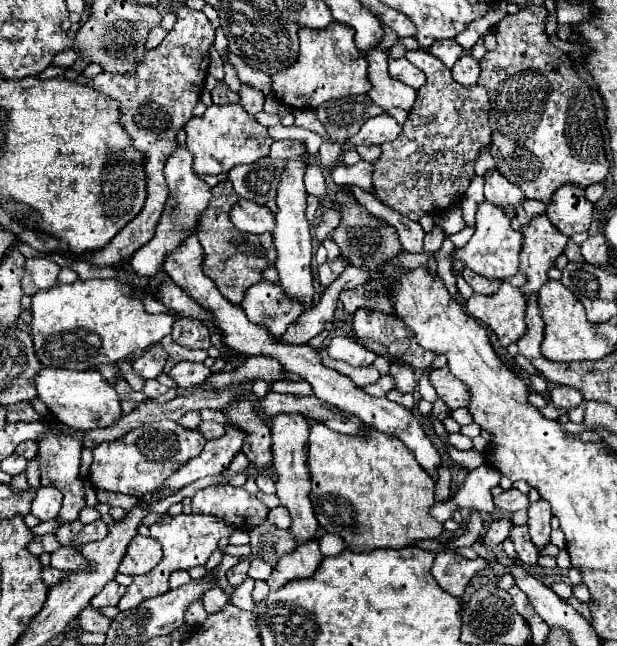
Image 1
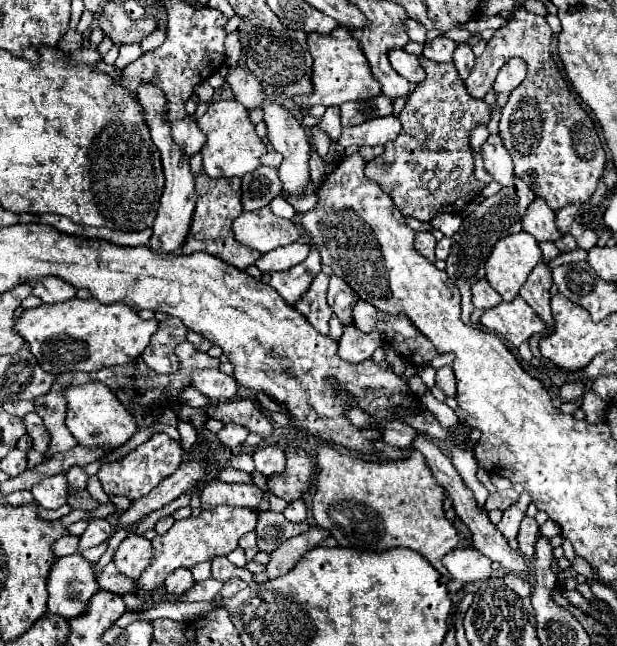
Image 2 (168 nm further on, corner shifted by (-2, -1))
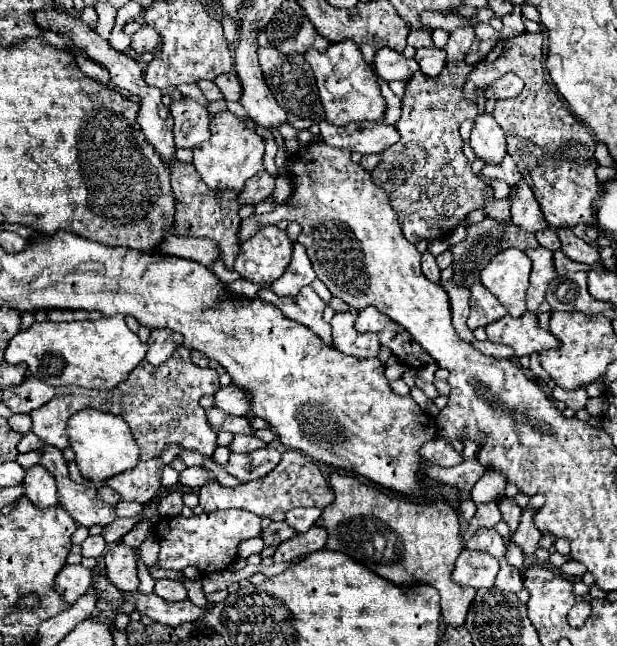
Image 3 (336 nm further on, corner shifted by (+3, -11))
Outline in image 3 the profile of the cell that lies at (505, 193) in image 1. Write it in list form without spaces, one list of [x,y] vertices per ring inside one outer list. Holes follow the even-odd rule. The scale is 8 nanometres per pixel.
[[[480,113],[474,119],[474,127],[470,133],[470,147],[474,149],[476,157],[484,159],[486,163],[500,163],[506,155],[506,137],[502,127],[496,123],[494,115]]]

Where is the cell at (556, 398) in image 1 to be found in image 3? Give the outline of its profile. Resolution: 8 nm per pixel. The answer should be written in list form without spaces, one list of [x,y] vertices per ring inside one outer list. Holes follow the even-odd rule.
[[[554,387],[552,397],[558,399],[558,401],[562,401],[562,403],[566,403],[566,407],[572,409],[572,411],[584,409],[586,407],[586,401],[588,401],[588,395],[586,395],[586,389],[584,387],[582,389],[574,389],[574,391],[564,391],[560,387]]]

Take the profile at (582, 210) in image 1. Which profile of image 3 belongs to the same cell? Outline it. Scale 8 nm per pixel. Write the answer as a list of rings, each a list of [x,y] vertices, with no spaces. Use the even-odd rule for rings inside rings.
[[[558,229],[558,237],[562,241],[562,253],[576,261],[576,263],[584,263],[584,265],[594,265],[600,261],[600,255],[598,255],[598,249],[588,245],[584,239],[576,237],[572,233],[572,229]]]

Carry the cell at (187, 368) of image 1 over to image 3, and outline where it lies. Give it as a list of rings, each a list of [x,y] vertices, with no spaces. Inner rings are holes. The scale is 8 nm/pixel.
[[[236,385],[222,387],[214,395],[214,399],[216,399],[216,407],[220,407],[222,411],[226,411],[230,415],[244,417],[250,413],[250,395],[242,387],[236,387]]]

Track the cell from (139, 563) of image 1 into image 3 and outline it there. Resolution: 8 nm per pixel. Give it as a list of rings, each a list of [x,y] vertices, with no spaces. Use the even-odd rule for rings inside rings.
[[[116,543],[108,547],[104,553],[106,575],[120,591],[138,591],[138,575],[136,575],[136,551],[124,543]]]

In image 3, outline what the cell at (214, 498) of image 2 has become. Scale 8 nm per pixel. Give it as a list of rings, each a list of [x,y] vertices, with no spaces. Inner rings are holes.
[[[286,451],[282,453],[282,461],[266,479],[258,479],[254,483],[242,483],[238,487],[224,487],[218,481],[206,483],[200,487],[200,507],[204,511],[216,511],[216,509],[228,509],[238,507],[252,511],[260,517],[270,517],[276,512],[287,513],[290,509],[298,507],[320,507],[324,509],[334,501],[334,491],[324,479],[320,467],[300,451]]]

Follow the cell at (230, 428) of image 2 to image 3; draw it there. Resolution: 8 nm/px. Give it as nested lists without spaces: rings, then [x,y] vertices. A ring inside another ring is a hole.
[[[234,435],[234,441],[230,443],[230,451],[236,451],[236,453],[250,453],[262,447],[266,447],[266,443],[256,435]]]

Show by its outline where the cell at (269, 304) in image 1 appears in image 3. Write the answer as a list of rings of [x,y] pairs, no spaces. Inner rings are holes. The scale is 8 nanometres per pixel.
[[[294,243],[294,255],[292,255],[292,261],[290,261],[286,273],[276,283],[272,283],[270,289],[280,297],[284,297],[284,295],[294,297],[294,295],[298,295],[298,291],[302,287],[310,285],[314,279],[316,279],[316,273],[306,255],[306,249],[300,243]]]

